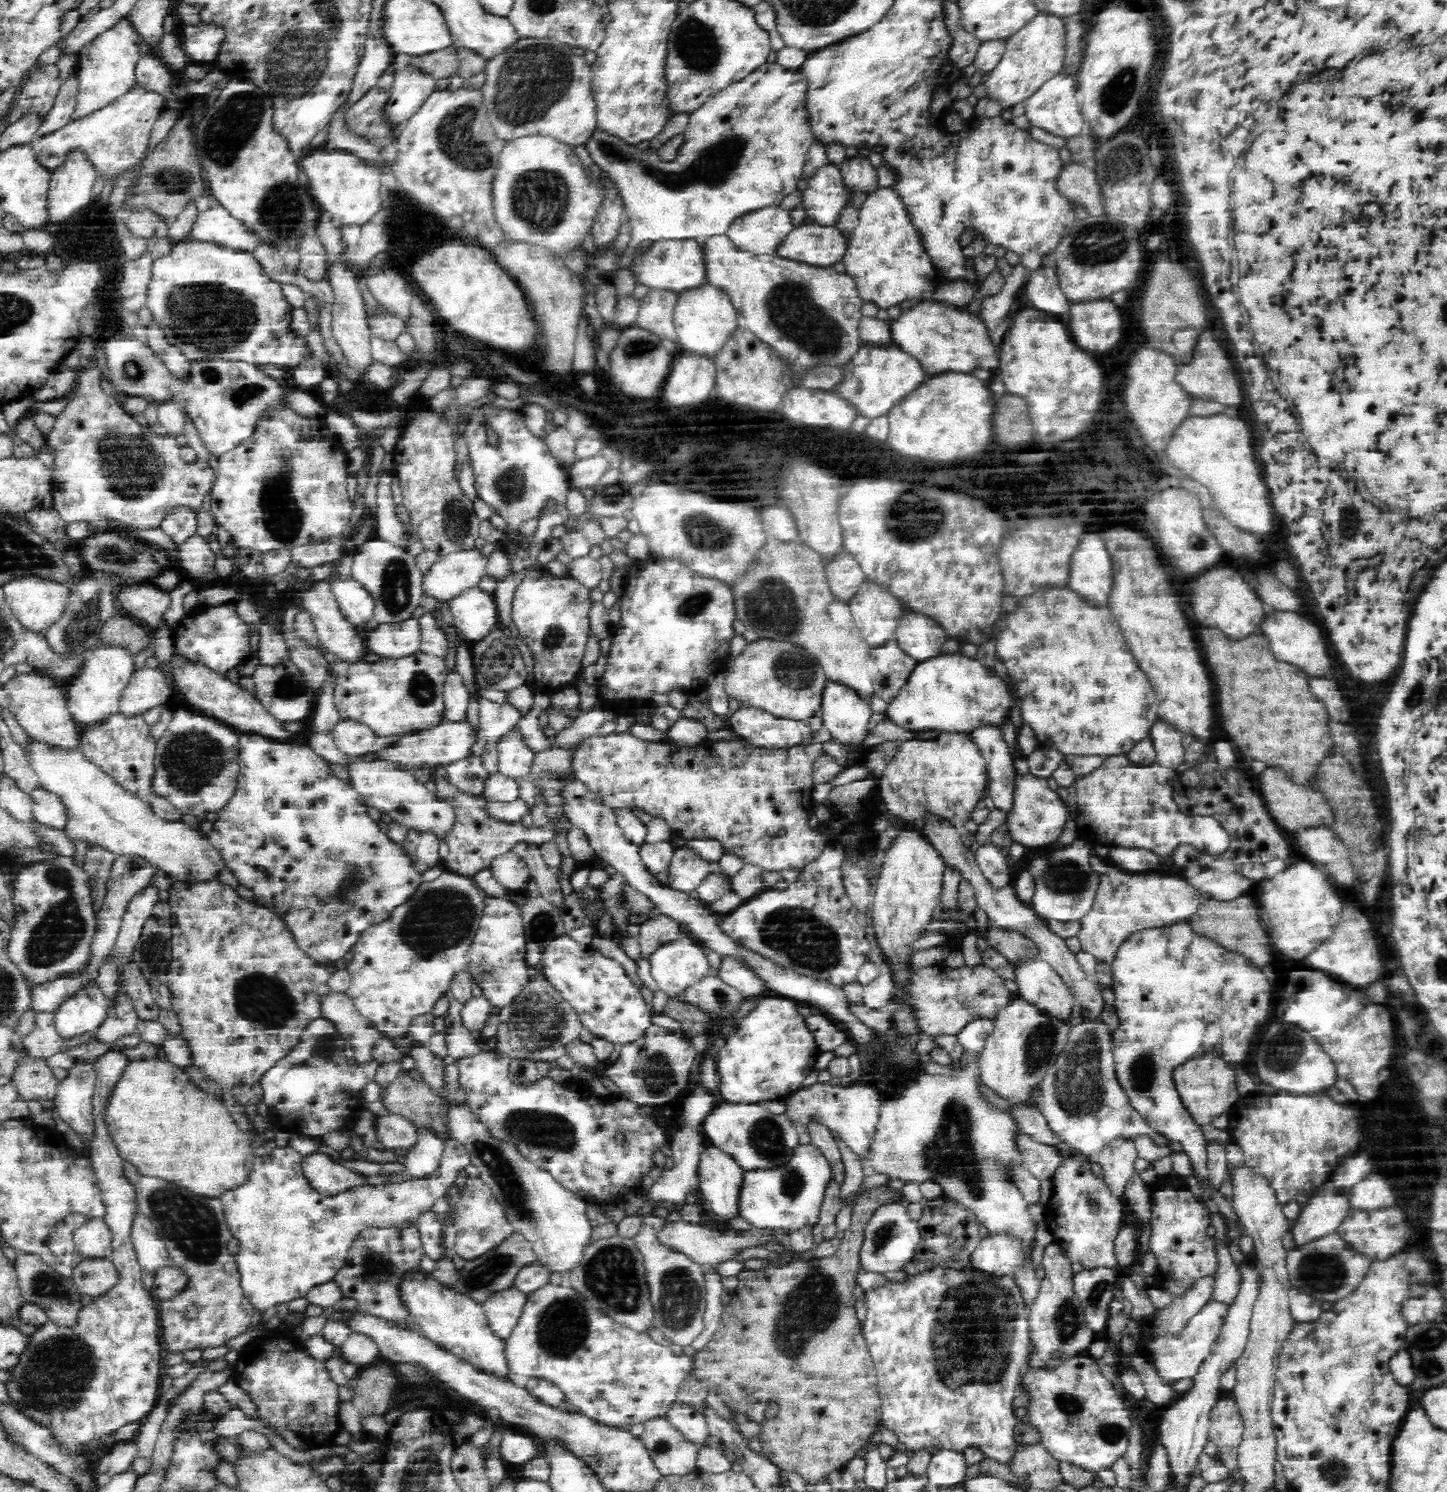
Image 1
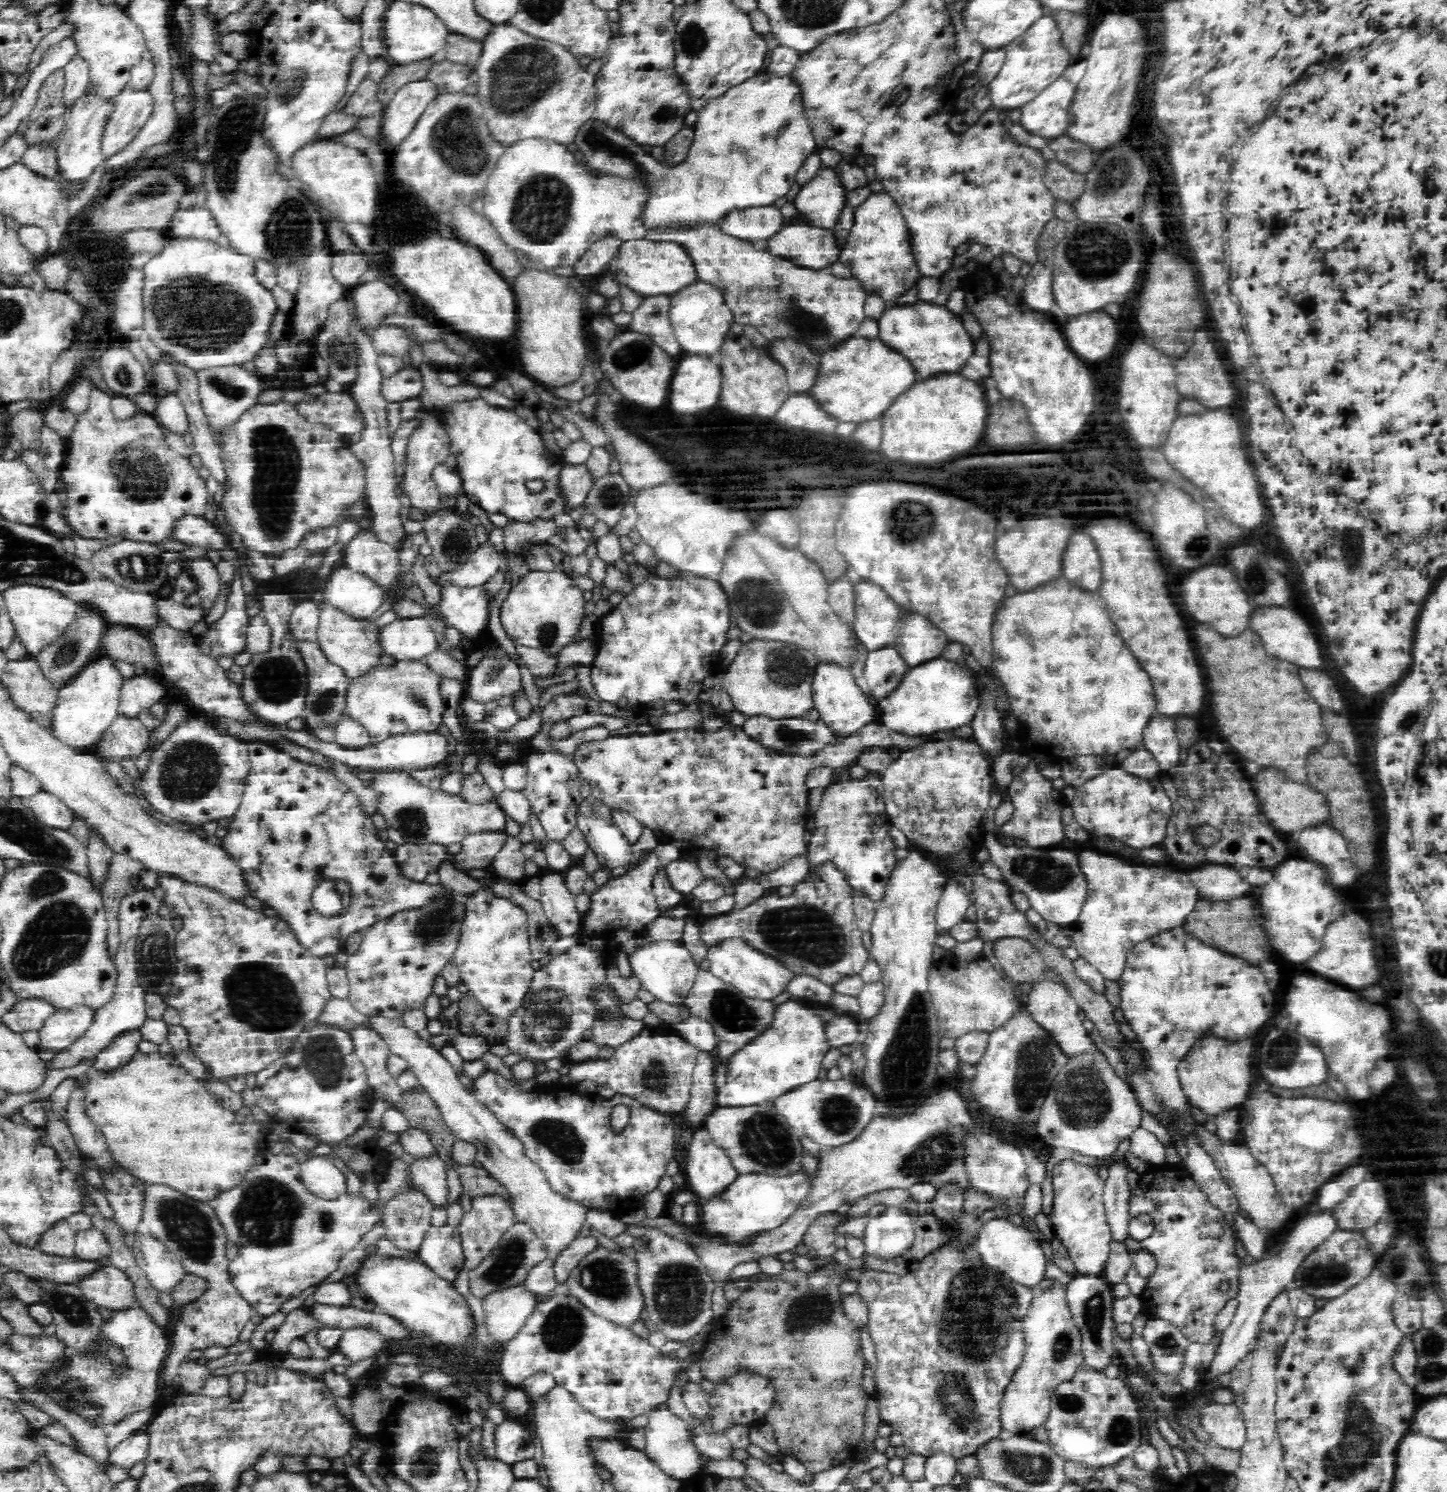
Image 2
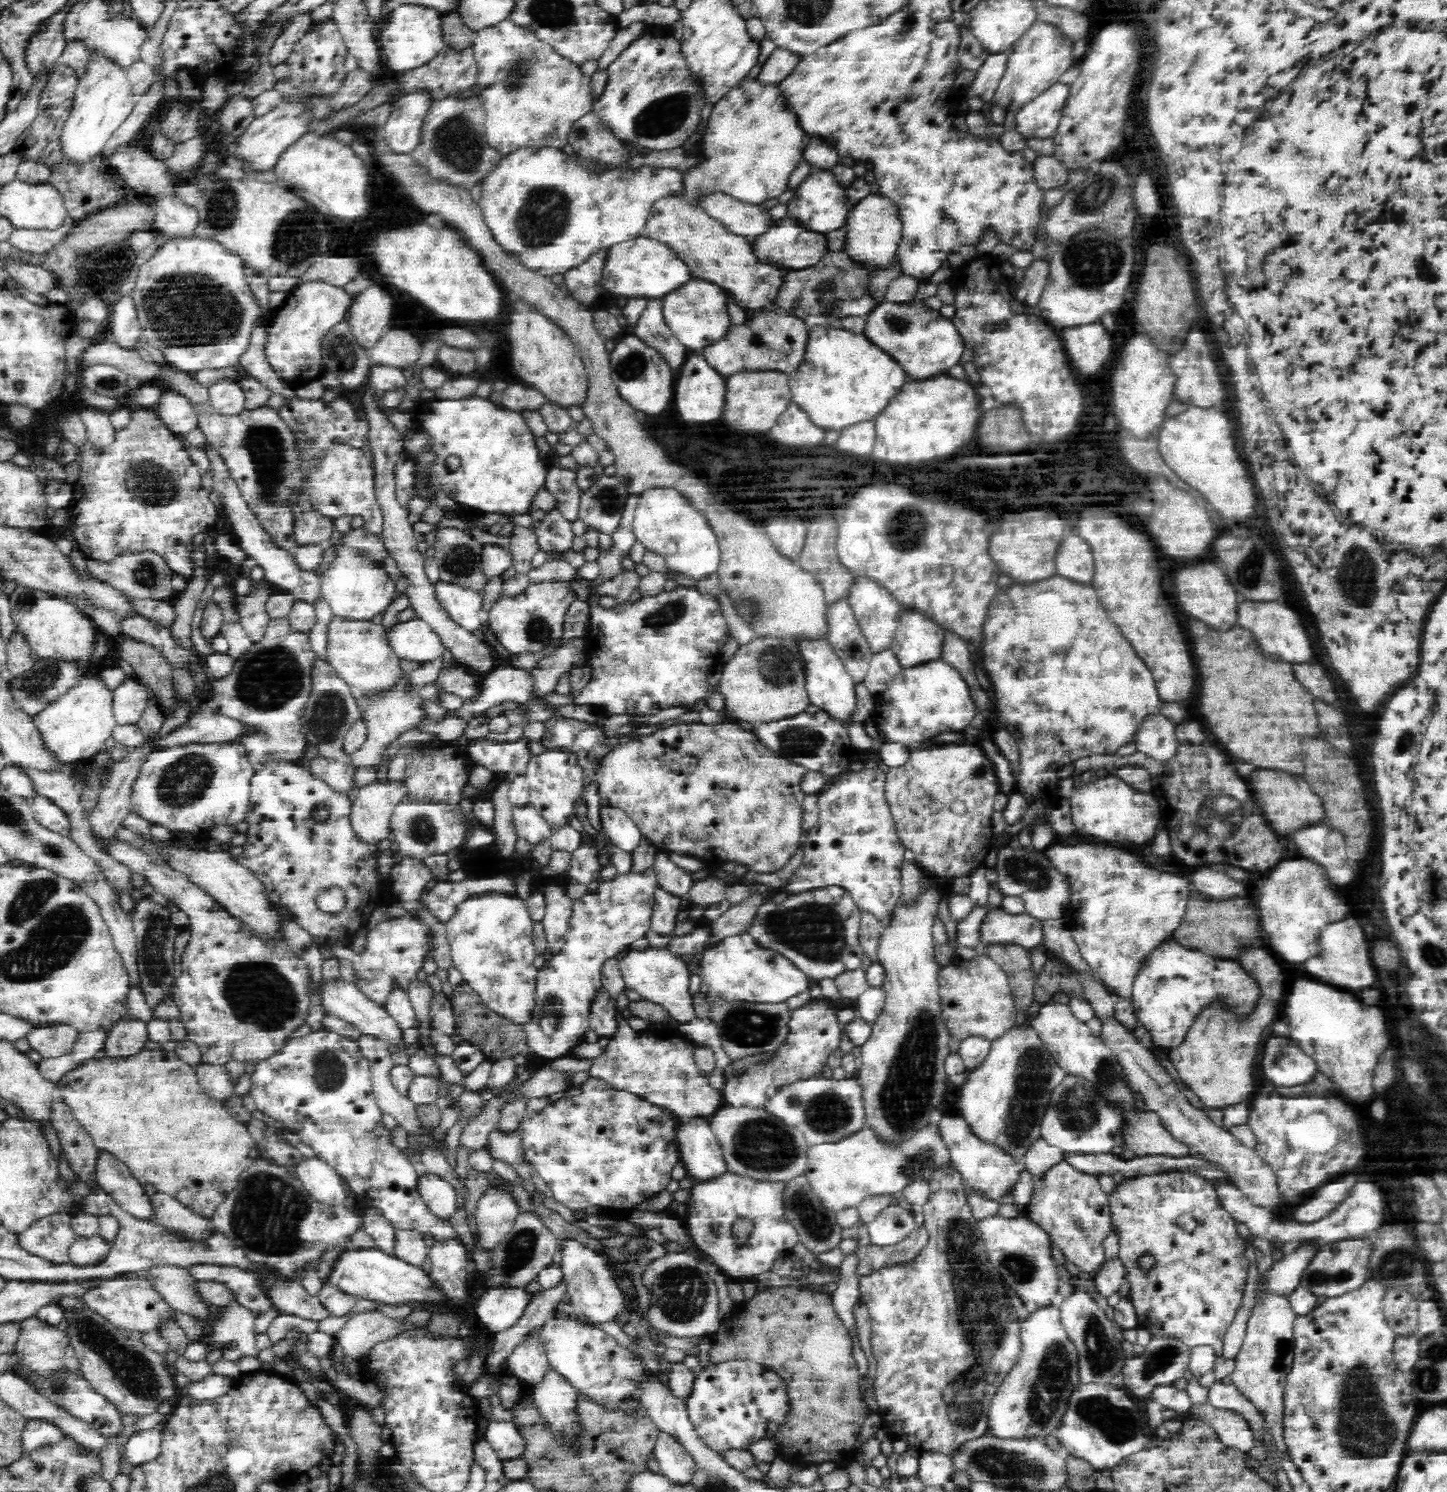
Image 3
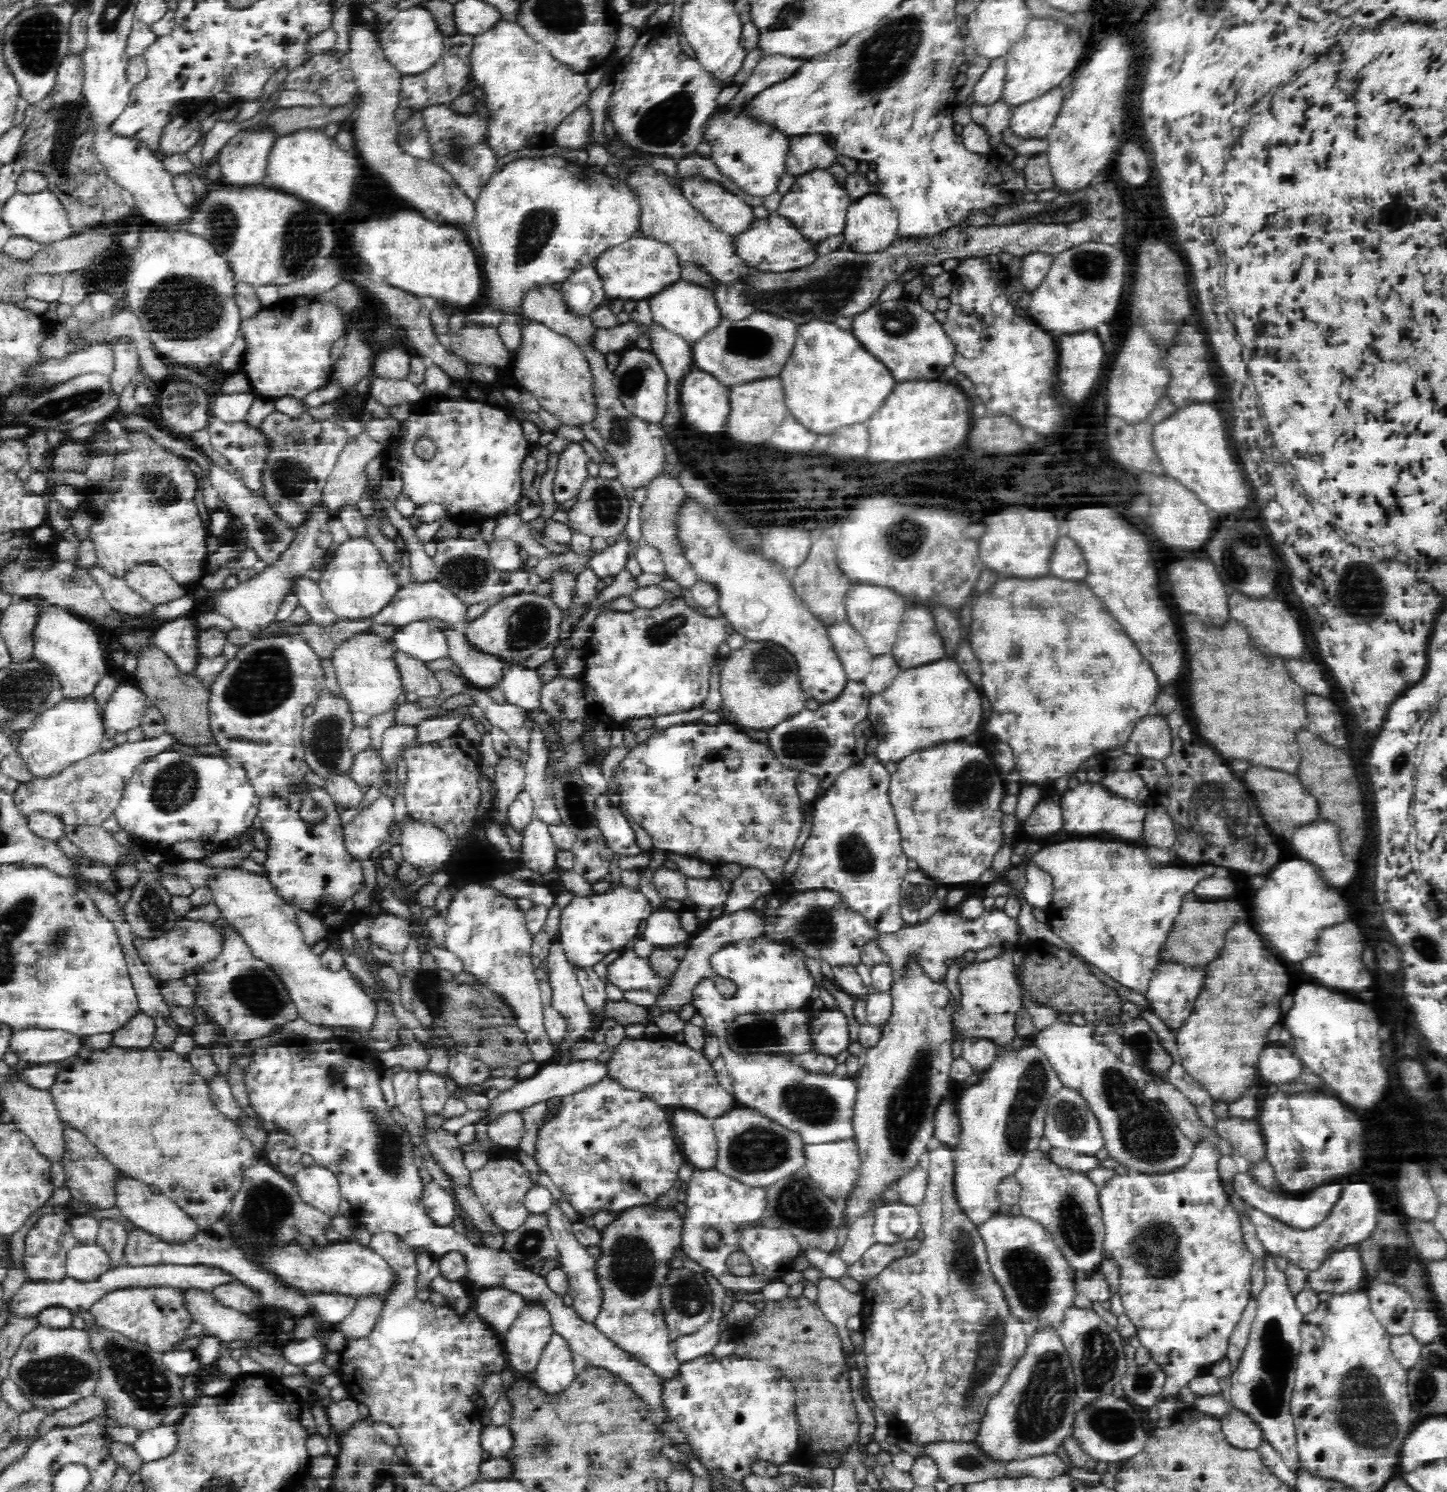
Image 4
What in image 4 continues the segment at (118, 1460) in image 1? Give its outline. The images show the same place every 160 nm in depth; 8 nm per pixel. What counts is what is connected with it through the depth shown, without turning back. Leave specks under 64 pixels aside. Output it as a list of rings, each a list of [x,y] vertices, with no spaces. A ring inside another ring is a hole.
[[[160,1424],[157,1427],[137,1431],[136,1440],[131,1444],[135,1453],[140,1457],[143,1463],[153,1462],[159,1458],[168,1456],[175,1445],[175,1425]]]

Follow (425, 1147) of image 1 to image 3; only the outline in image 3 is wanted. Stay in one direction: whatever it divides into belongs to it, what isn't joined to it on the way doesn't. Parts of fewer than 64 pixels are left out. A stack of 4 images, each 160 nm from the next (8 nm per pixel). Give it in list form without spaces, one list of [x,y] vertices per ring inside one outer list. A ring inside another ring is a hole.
[[[431,1172],[418,1176],[417,1189],[428,1210],[439,1219],[450,1218],[456,1210],[457,1192],[452,1183]]]

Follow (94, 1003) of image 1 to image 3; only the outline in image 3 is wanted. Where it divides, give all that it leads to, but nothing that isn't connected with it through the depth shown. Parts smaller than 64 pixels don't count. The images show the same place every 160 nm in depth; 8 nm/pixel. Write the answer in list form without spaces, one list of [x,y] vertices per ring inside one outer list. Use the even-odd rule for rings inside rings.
[[[50,1024],[35,1027],[26,1034],[31,1050],[37,1051],[43,1058],[58,1058],[72,1052],[78,1030],[70,1024]]]

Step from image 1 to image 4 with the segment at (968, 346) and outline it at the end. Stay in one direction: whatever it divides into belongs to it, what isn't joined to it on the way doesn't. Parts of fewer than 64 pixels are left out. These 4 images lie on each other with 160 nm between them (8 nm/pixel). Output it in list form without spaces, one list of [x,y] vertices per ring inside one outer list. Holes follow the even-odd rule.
[[[900,297],[872,303],[867,310],[853,316],[851,331],[858,341],[892,371],[897,383],[936,380],[944,368],[952,365],[956,354],[953,340],[944,332],[933,313],[926,312],[919,301]]]

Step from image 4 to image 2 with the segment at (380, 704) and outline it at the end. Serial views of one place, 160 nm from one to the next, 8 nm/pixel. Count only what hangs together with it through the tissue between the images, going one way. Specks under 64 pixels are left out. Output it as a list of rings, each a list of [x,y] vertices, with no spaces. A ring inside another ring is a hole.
[[[326,600],[318,605],[317,643],[330,662],[342,667],[348,678],[365,675],[372,667],[380,664],[384,651],[380,647],[380,628],[374,621],[356,620]]]

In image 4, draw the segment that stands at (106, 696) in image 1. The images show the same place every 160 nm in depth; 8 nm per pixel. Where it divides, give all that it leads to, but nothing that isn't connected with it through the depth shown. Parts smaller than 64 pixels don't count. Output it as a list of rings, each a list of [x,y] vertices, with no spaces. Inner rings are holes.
[[[94,694],[83,697],[64,697],[52,708],[46,709],[22,734],[18,754],[36,778],[47,779],[60,774],[67,766],[96,752],[104,740],[105,711],[98,705]]]

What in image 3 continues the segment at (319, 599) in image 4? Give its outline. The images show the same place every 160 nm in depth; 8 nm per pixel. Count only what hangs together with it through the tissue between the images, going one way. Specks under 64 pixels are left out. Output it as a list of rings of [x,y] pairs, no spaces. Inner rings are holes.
[[[208,440],[203,442],[201,449],[208,459],[209,478],[206,479],[207,485],[216,491],[218,498],[220,498],[222,510],[226,513],[228,521],[232,523],[232,536],[236,539],[236,544],[246,554],[247,558],[256,560],[258,566],[264,570],[264,580],[271,586],[291,594],[295,599],[313,604],[315,598],[321,594],[322,577],[316,571],[300,570],[293,560],[292,552],[274,547],[272,540],[268,534],[264,533],[262,525],[250,512],[247,503],[241,497],[240,489],[236,481],[230,477],[230,471],[228,471],[220,452],[216,451],[214,444]]]

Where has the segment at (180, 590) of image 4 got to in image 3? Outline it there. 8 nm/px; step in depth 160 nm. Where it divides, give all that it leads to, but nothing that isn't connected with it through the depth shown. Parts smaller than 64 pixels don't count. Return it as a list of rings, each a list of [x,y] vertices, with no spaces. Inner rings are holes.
[[[142,550],[142,552],[124,552],[115,556],[112,560],[105,562],[98,559],[86,559],[86,570],[94,574],[99,580],[105,581],[120,593],[132,599],[156,599],[173,600],[177,592],[172,586],[173,571],[168,567],[168,563],[152,550]]]

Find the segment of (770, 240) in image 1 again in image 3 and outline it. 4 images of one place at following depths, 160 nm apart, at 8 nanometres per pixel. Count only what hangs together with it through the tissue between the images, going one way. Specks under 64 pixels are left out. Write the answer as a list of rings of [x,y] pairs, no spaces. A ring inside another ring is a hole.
[[[722,192],[706,196],[702,208],[712,218],[721,222],[728,232],[751,241],[768,232],[775,224],[764,206],[742,204]]]

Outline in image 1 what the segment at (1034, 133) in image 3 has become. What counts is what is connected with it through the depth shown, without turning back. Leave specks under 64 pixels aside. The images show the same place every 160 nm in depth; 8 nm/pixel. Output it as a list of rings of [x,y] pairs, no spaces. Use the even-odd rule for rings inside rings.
[[[1058,73],[1052,80],[1047,80],[1045,84],[1042,84],[1042,87],[1026,100],[1025,115],[1030,119],[1032,126],[1048,130],[1065,139],[1074,138],[1082,134],[1084,124],[1087,123],[1077,91],[1078,83],[1075,77]]]

